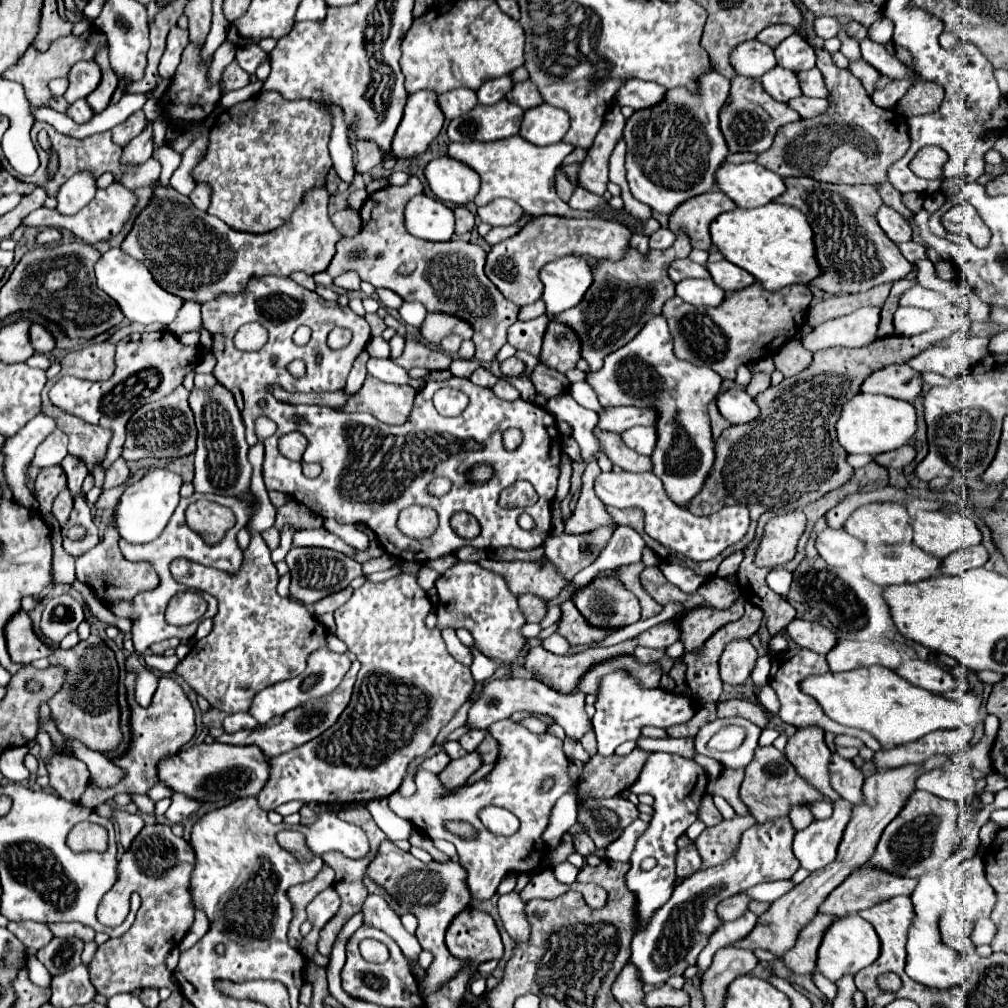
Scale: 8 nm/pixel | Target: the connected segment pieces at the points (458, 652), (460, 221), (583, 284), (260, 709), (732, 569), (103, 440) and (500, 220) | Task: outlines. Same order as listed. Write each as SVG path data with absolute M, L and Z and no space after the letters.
M448 627L448 629L442 629L442 637L444 637L444 641L446 641L446 647L448 647L450 655L452 655L458 663L470 667L470 665L472 665L472 651L458 641L458 637L454 635L454 629L450 629L450 627Z
M462 205L454 207L454 215L456 215L456 235L464 235L464 233L472 231L474 215L466 207L462 207Z
M570 255L548 263L540 271L540 277L544 283L542 299L550 315L576 307L594 281L592 267L580 255Z
M326 647L316 649L314 655L308 657L308 661L306 661L306 671L304 671L304 673L300 673L300 675L294 677L294 679L276 683L276 685L266 687L264 691L260 691L258 697L254 699L252 707L250 707L250 713L252 713L260 723L268 723L272 717L284 715L286 711L304 705L308 699L320 699L320 697L332 693L332 691L342 683L342 679L344 679L344 675L346 675L348 669L350 669L350 659L348 659L346 655L334 653L334 651L326 649Z
M736 551L732 553L720 564L716 572L716 576L726 578L729 575L736 574L743 558L744 558L743 551Z
M50 379L46 383L46 387L42 389L42 411L44 413L54 413L54 417L58 417L58 429L62 429L70 437L68 453L82 457L86 461L88 469L92 469L94 463L102 461L102 457L106 455L106 445L110 441L110 431L102 429L98 425L90 425L90 423L82 421L80 417L62 411L60 407L56 409L56 405L52 405L50 399L48 399L48 391L54 383L56 381Z
M494 199L490 205L484 205L478 209L478 217L492 227L494 225L500 225L500 227L514 225L522 215L524 211L510 199Z

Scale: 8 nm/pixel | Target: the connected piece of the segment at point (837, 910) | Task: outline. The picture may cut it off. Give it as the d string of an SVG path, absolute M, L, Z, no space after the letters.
M858 869L854 871L840 887L836 887L826 901L822 903L822 911L836 915L836 917L844 917L844 915L852 915L858 913L860 909L868 909L870 905L878 905L886 899L898 897L898 895L912 895L912 891L916 889L918 879L910 879L910 877L894 877L890 873L882 873L878 869Z

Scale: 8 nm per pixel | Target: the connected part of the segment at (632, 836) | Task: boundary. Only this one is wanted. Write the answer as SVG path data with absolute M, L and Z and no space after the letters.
M636 819L632 825L628 825L628 829L616 839L612 841L612 861L629 862L629 857L634 849L635 843L646 831L646 823L642 819Z

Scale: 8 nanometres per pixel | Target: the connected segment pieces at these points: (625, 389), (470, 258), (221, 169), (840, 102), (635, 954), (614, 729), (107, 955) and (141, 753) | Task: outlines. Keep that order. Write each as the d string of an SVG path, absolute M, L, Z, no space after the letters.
M662 315L652 317L630 343L604 359L600 371L588 375L588 385L602 407L654 405L658 409L658 445L650 457L652 473L662 479L668 497L686 507L702 491L714 465L716 455L706 407L716 397L722 379L712 369L678 359L672 349L666 319Z
M412 175L402 187L386 187L370 195L362 207L362 231L352 239L340 239L336 243L336 255L326 273L336 277L352 269L362 281L374 287L392 289L404 301L424 303L430 313L450 313L468 321L474 329L474 357L478 361L494 361L506 343L508 327L518 319L520 307L506 301L498 287L484 275L486 251L480 245L460 239L432 243L412 237L406 231L404 207L418 193L422 193L422 183Z
M262 91L258 97L222 111L210 131L210 149L202 159L202 165L194 169L196 181L208 181L212 185L212 203L208 213L220 217L238 231L266 233L276 229L282 225L282 221L286 221L286 217L290 217L306 189L312 189L314 185L326 185L326 175L332 167L328 137L330 117L326 117L326 111L318 109L318 105L308 99L286 101L284 97L276 97L276 93Z
M816 49L816 67L824 75L830 89L830 109L814 121L800 119L796 123L778 129L772 147L758 155L758 163L766 169L774 169L780 177L810 177L826 183L876 183L884 205L896 209L906 219L912 219L912 211L900 201L900 191L888 181L888 167L896 163L910 147L906 133L906 117L892 109L882 109L872 103L860 79L848 69L838 69L830 61L826 49Z
M788 817L756 823L742 835L738 851L730 857L726 865L708 869L704 873L698 873L700 857L694 851L694 845L680 849L676 853L676 873L678 877L684 877L684 881L678 885L676 895L672 895L660 909L656 909L650 921L632 939L630 963L638 967L642 981L650 985L660 985L666 983L672 975L682 975L688 967L696 963L696 957L706 947L710 935L722 925L716 913L716 905L722 899L742 893L764 881L790 879L800 867L798 859L792 853L794 833L796 829L792 827Z
M616 671L612 675L606 675L600 681L598 701L596 701L596 713L592 717L594 733L598 739L598 753L604 757L610 757L615 753L616 747L628 741L640 737L640 729L644 725L656 725L656 727L672 727L690 721L698 707L690 697L670 693L664 689L642 689L636 679L632 679L626 671Z
M146 825L130 849L118 861L118 879L110 893L102 899L98 907L98 921L108 927L120 925L128 915L130 893L136 891L142 905L136 913L132 927L118 939L108 939L98 947L94 961L90 963L90 981L104 997L114 997L118 993L136 993L142 989L168 987L178 991L172 971L166 967L168 953L184 939L190 925L194 923L194 901L190 895L190 875L194 869L194 849L192 845L176 837L170 825Z
M128 673L126 675L126 689L128 689L128 703L132 709L132 747L130 751L116 759L114 763L126 771L126 777L110 789L98 789L88 785L86 791L80 797L80 803L96 809L96 805L102 805L106 801L110 801L114 795L118 793L138 793L138 795L146 795L156 783L158 783L158 763L166 757L176 755L178 751L182 751L182 747L194 737L196 725L194 725L194 709L186 697L186 693L182 691L182 687L172 679L172 677L158 677L158 689L154 693L148 707L140 707L134 701L134 685L136 685L136 673Z

